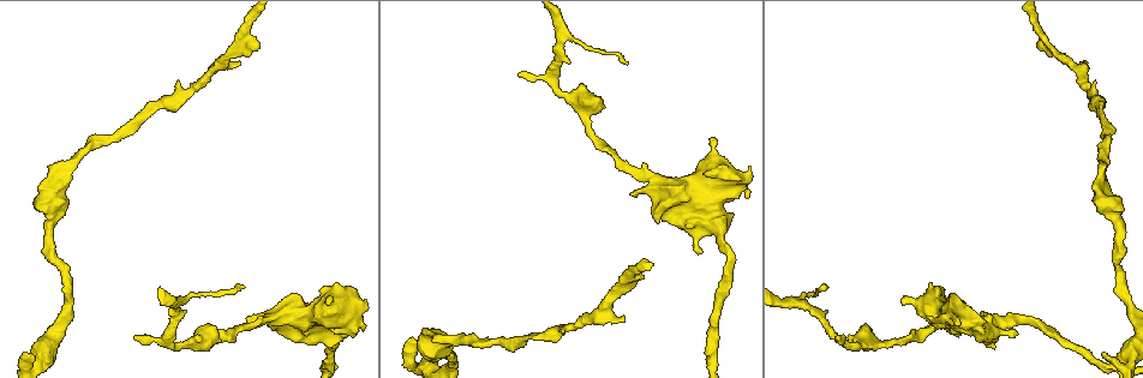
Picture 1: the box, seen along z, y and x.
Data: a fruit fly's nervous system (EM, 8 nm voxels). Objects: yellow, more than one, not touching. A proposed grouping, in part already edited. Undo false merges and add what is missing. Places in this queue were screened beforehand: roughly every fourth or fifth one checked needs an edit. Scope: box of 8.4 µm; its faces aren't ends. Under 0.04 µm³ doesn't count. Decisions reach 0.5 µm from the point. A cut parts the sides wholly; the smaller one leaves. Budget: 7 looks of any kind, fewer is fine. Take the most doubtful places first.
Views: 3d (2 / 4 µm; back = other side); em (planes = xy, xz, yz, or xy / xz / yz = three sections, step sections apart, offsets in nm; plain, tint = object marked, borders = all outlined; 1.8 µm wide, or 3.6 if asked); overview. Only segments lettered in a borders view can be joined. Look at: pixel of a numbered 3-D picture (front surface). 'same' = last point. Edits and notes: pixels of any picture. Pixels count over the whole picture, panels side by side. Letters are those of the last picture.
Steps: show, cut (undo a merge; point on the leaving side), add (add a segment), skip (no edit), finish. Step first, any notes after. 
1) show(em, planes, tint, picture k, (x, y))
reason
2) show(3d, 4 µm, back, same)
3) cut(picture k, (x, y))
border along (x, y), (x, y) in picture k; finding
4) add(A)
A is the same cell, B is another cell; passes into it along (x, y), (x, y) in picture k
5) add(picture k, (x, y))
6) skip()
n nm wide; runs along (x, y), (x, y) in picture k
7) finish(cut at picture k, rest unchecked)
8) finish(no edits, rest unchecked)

show(3d, 2 µm, picture 1, (410, 341))
branch stops here

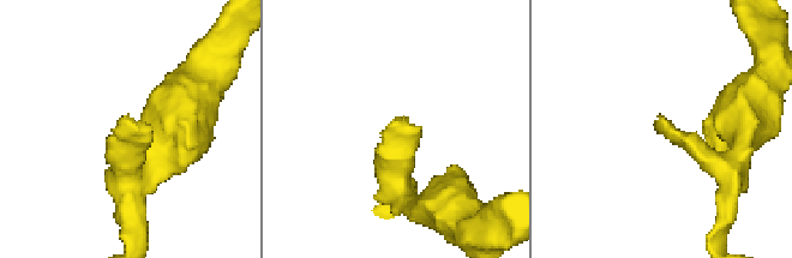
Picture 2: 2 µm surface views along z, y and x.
show(em, planes, borders, picture 2, (656, 116))

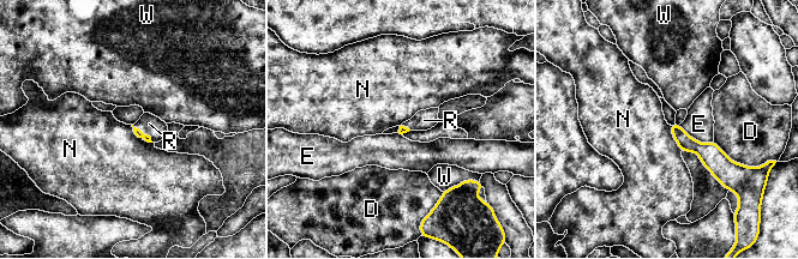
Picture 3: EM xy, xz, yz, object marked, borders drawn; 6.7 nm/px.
add(R)
R is the same cell, D, E, N and W are other cells; passes into it along (143, 136), (144, 133), (149, 124) in picture 3; the cell continues

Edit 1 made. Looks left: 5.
show(3d, 4 µm, picture 1, (585, 109))
a fork

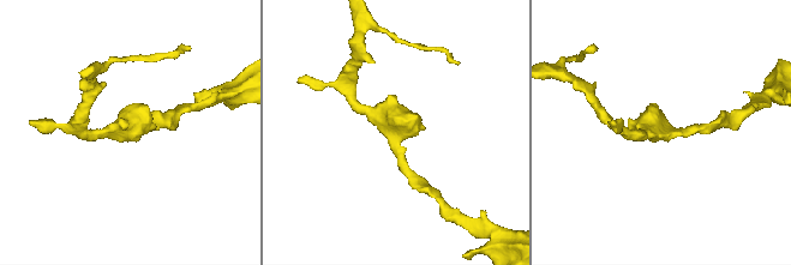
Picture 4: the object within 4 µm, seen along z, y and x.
show(em, 3.6 µm, planes, tint, picture 4, (126, 134))
need the tissue

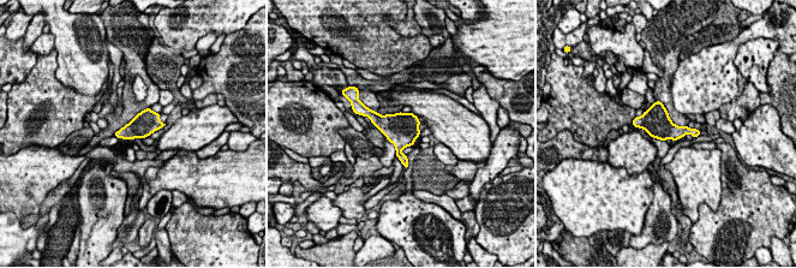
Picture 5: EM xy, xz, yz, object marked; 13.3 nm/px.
show(em, 3.6 µm, planes, borders, same)
see the neighbours

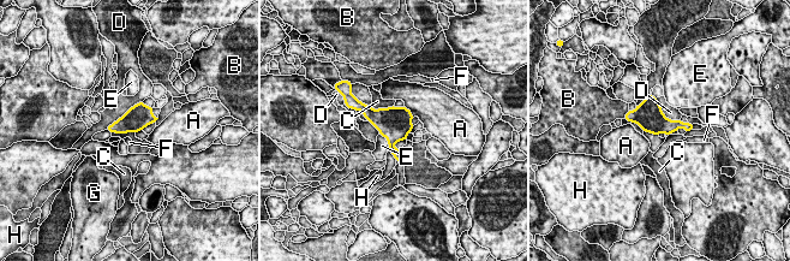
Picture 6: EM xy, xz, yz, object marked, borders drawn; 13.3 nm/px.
skip()
300 nm wide; A, B, C, D, E, F, G and H are other cells; continuous, no second cell

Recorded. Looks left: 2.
show(em, xz, step 16, borders, picture 1, (237, 61))
free end

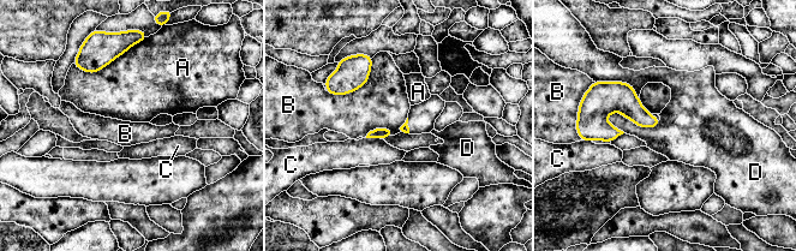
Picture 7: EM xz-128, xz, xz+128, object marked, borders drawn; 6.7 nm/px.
skip()
A, B, C and D are other cells; border along (372, 58), (361, 85), (327, 91) in picture 7; none of them fits

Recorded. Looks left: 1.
finish(add at picture 3, rest unchecked)

